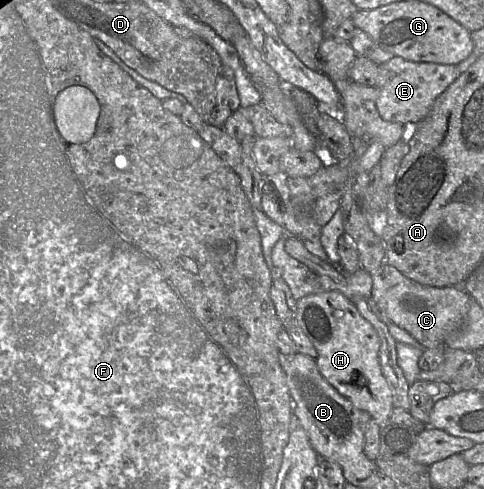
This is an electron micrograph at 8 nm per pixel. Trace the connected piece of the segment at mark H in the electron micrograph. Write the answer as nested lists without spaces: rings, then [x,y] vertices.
[[[339,291],[306,295],[296,301],[296,323],[314,345],[316,364],[325,380],[356,408],[369,413],[380,428],[385,427],[394,406],[380,366],[380,339],[353,301]]]

